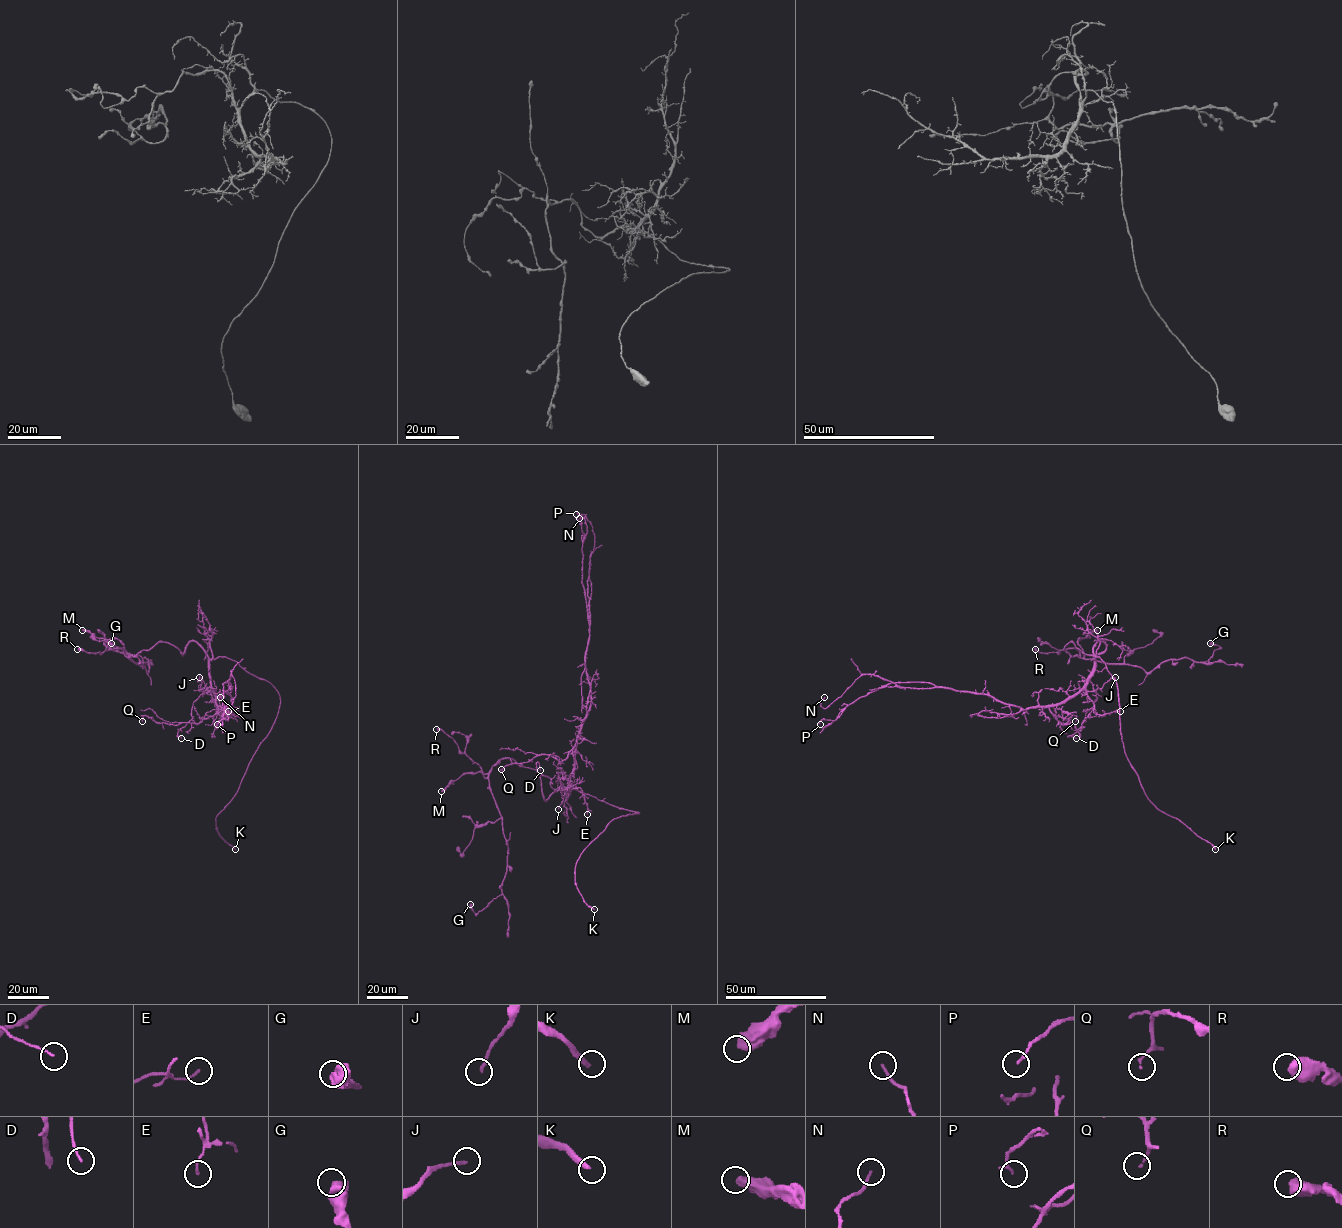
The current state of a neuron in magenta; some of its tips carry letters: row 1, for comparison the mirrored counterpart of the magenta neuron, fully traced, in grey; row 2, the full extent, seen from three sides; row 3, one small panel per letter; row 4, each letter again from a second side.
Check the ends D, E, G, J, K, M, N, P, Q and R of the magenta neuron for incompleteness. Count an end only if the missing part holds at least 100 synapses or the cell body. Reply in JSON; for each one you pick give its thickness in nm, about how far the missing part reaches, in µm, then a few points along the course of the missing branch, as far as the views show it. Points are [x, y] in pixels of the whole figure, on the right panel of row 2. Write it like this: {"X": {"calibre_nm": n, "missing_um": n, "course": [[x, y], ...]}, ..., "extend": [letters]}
{"K": {"calibre_nm": 280, "missing_um": 50, "course": [[1215, 849], [1230, 870], [1252, 889], [1270, 885]]}, "extend": ["K"]}

